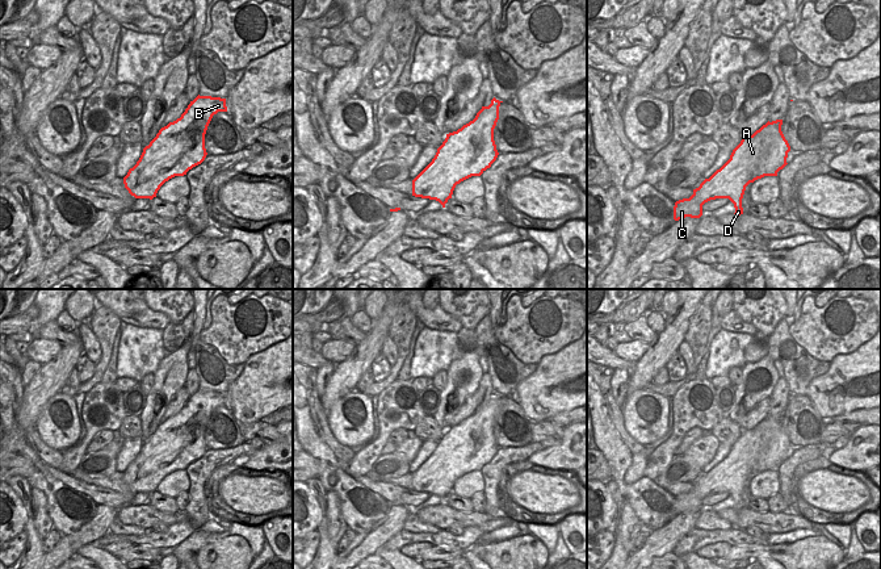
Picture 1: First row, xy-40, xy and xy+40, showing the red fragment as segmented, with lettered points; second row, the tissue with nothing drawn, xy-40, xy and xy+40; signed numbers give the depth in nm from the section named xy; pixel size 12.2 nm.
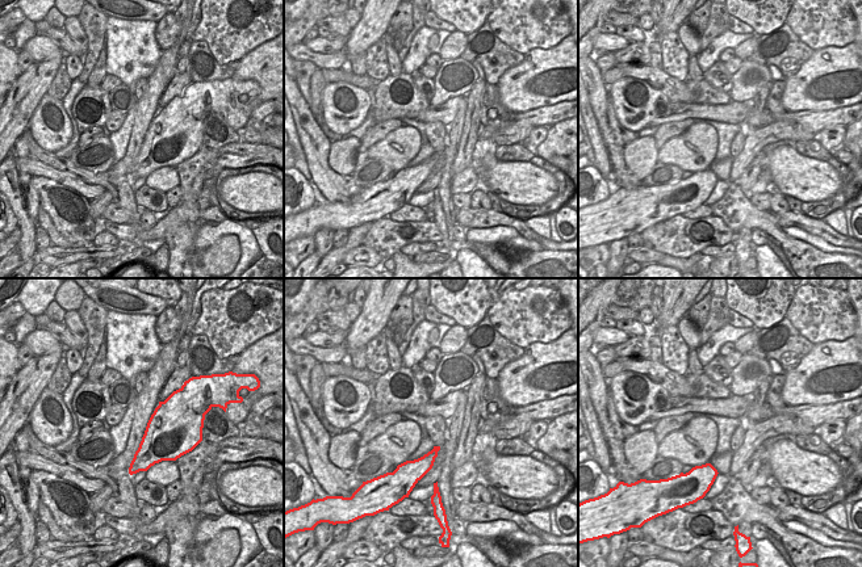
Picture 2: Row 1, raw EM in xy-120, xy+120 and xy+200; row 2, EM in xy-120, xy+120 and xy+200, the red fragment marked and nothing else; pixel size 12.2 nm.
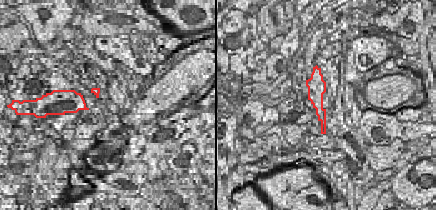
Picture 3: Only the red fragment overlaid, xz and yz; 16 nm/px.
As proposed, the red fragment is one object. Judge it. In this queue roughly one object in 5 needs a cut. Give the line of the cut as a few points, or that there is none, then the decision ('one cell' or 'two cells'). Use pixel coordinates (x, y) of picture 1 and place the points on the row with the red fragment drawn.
no cut | one cell

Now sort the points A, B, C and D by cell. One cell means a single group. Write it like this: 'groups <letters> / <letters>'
groups A B C D

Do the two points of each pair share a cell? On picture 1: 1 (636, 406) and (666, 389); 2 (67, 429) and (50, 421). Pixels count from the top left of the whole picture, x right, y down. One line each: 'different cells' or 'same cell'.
1: different cells
2: same cell

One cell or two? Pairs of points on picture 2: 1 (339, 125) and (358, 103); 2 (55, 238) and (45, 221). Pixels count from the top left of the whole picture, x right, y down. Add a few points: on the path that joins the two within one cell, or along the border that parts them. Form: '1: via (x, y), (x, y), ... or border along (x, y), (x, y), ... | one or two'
1: via (343, 120), (355, 108) | one
2: via (53, 234), (46, 225) | one

